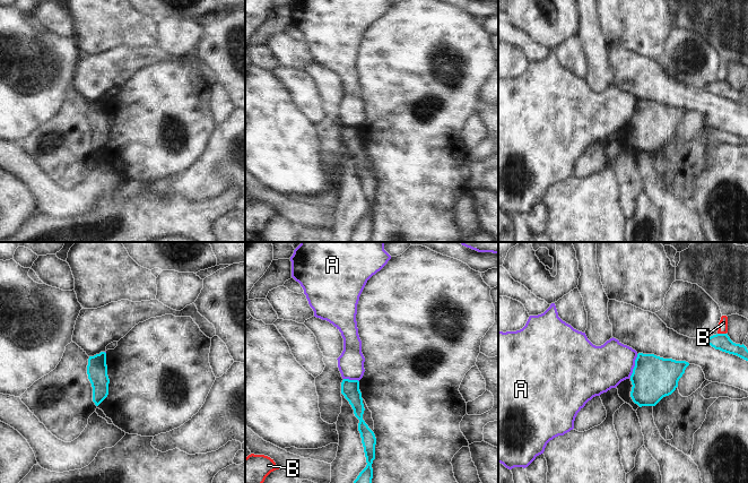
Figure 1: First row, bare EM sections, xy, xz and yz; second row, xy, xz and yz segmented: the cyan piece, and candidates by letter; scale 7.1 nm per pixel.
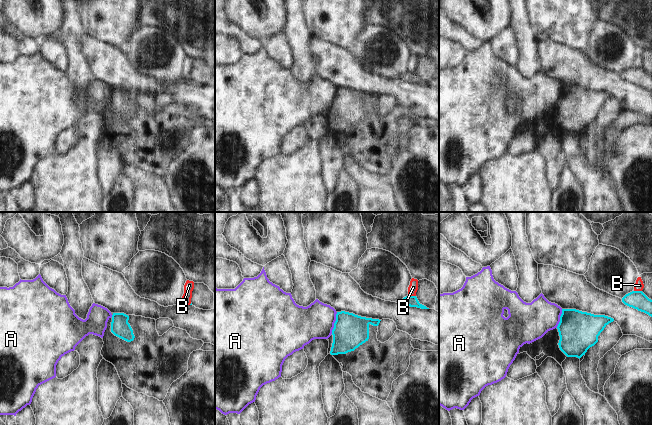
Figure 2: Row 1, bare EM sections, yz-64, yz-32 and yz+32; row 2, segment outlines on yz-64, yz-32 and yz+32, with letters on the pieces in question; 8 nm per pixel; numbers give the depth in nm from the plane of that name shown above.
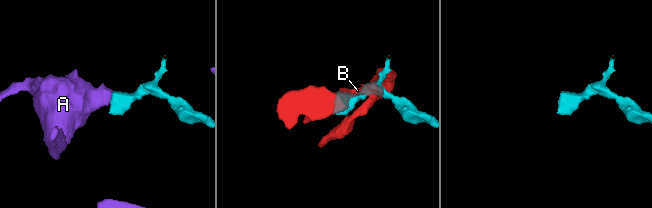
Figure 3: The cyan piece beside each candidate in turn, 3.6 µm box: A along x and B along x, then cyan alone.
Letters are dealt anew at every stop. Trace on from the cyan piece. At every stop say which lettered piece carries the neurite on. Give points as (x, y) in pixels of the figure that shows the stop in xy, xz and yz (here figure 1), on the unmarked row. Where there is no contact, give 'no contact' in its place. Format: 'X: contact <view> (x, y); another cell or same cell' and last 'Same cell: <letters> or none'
A: contact yz (635, 112); another cell
B: contact yz (722, 80); another cell
Same cell: none

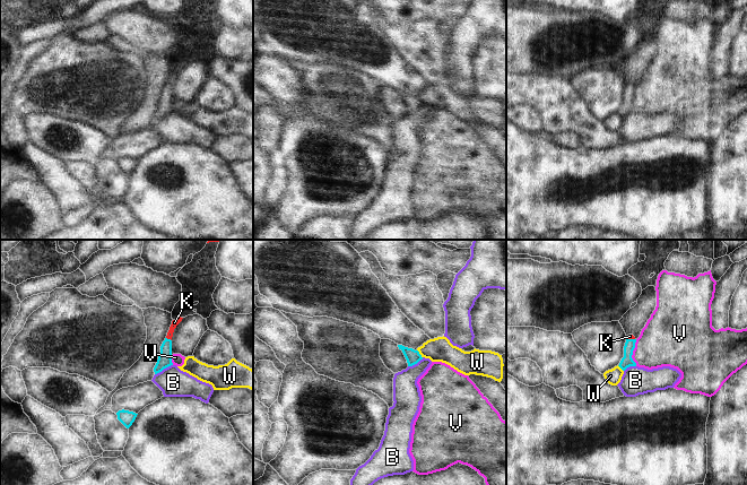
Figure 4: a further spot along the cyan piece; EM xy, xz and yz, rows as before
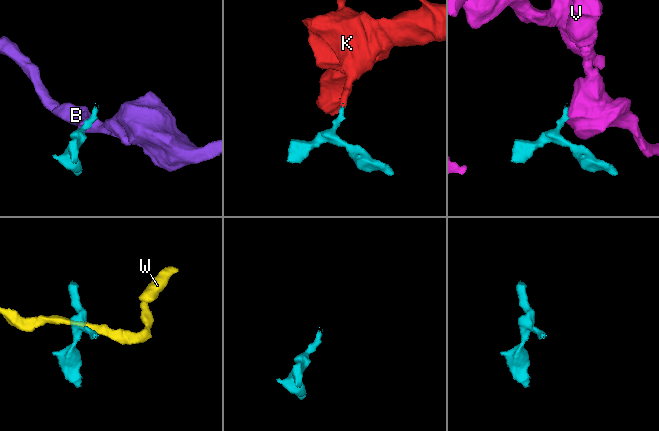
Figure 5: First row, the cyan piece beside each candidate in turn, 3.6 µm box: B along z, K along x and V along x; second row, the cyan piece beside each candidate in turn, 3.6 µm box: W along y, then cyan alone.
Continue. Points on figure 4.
B: contact xy (163, 115); another cell
K: contact xy (168, 86); same cell
V: contact yz (632, 100); another cell
W: contact xz (419, 101); another cell
Same cell: K

